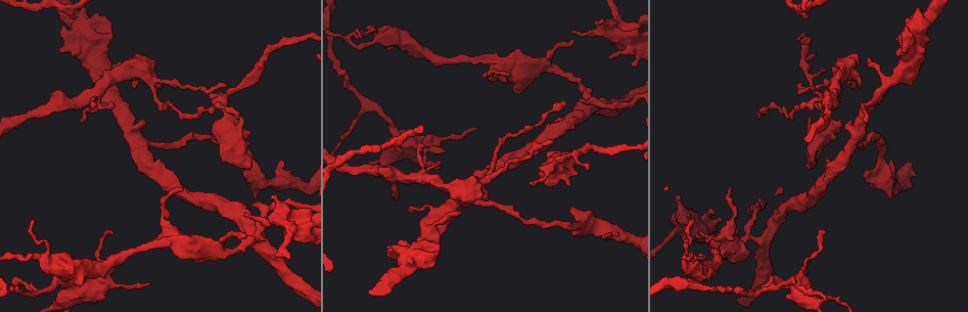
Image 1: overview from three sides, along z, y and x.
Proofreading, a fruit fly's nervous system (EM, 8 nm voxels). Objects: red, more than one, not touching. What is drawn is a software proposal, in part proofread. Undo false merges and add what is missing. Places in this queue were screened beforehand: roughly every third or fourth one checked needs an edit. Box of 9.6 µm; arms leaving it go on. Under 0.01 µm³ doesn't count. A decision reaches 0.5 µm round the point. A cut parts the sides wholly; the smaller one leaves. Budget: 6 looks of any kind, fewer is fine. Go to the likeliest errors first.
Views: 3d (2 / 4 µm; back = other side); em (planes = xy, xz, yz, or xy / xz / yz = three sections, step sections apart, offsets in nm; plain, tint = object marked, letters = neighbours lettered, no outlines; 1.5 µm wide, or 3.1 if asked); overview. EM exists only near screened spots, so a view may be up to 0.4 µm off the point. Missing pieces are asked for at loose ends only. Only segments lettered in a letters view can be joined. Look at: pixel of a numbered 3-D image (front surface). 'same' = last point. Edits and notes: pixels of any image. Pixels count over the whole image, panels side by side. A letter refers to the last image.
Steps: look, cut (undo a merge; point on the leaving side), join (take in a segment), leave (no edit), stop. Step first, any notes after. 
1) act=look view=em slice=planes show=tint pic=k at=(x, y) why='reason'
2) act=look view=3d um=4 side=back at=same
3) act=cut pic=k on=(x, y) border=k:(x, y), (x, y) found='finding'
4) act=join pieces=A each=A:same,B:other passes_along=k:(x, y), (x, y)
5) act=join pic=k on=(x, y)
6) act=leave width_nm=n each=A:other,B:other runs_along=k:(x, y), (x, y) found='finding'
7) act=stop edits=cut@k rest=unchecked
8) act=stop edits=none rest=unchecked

act=look view=3d um=2 side=back pic=1 at=(251, 167)

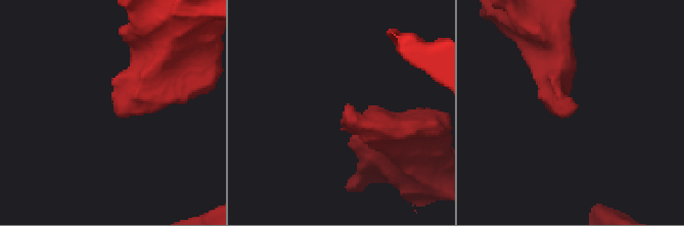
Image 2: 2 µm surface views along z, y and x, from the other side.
act=look view=em slice=planes show=tint pic=2 at=(573, 110)

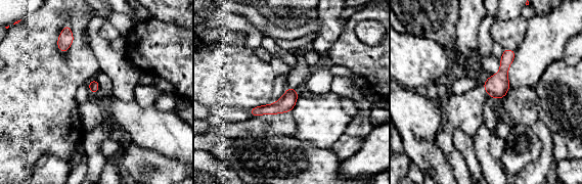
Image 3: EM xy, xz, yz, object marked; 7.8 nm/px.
act=look view=em slice=planes show=letters at=same

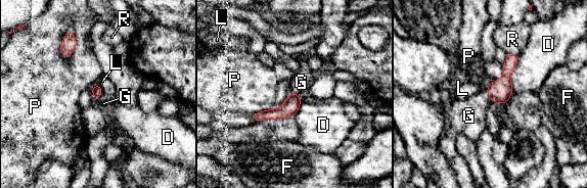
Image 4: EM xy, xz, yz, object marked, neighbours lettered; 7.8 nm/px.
act=join pieces=G each=D:other,F:other,G:same,L:other,P:other,R:other passes_along=4:(499, 91), (489, 96), (468, 115) found='it goes on there'

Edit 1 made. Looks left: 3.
act=look view=overview why='see it whole again'

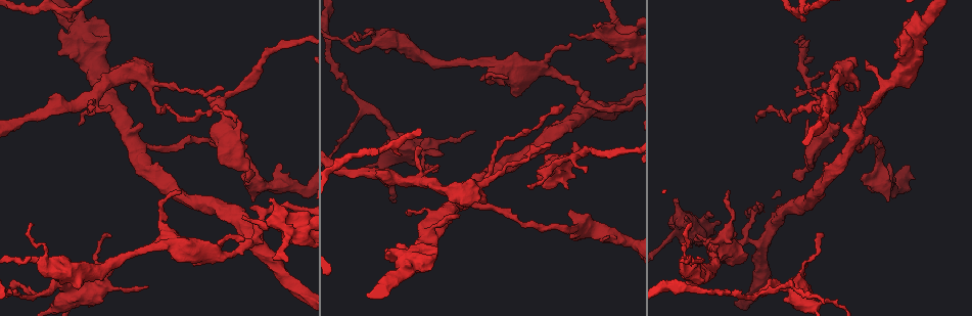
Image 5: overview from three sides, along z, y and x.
act=look view=em slice=xz step=4 show=letters pic=5 at=(302, 230) why='abrupt turn'

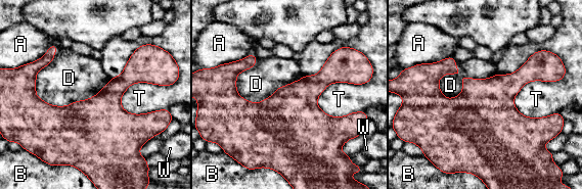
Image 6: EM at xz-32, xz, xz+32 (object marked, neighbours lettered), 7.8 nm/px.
act=look view=em slice=planes show=letters at=same why='another direction'

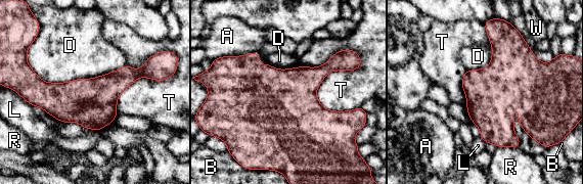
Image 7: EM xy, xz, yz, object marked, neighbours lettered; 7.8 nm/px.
act=leave longest_contact=D:750nm each=A:other,B:other,D:other,L:other,R:other,T:other,W:other found='continuous, no second neuron'

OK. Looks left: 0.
act=stop edits=join@4 rest=unchecked

